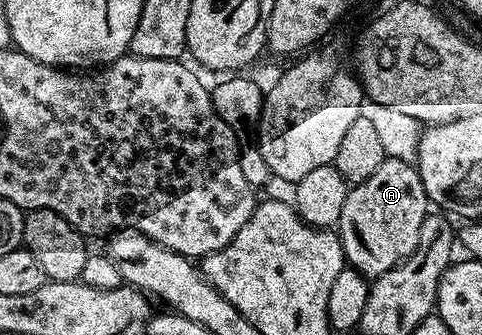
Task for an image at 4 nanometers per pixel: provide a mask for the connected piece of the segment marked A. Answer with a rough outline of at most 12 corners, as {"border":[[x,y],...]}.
{"border":[[386,157],[350,188],[346,262],[382,277],[417,246],[430,216],[423,179]]}

